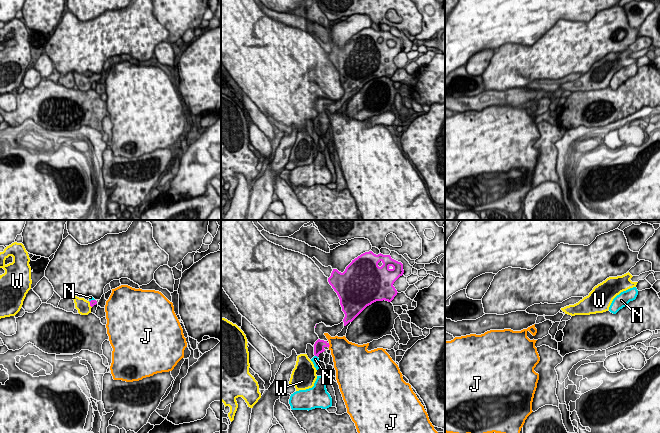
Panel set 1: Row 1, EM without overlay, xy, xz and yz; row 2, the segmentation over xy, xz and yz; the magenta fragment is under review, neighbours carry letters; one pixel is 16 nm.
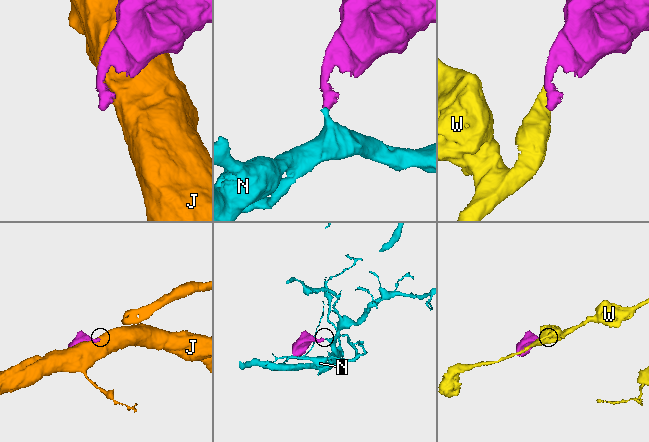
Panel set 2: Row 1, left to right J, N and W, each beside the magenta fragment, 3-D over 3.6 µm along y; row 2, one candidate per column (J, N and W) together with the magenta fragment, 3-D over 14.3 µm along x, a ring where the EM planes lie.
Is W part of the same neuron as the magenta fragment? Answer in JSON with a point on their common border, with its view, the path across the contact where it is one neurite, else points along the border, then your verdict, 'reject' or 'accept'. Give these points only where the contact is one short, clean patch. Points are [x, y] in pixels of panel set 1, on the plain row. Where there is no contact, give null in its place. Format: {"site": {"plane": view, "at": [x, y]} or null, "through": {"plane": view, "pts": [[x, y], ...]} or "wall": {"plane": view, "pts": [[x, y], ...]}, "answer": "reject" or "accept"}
{"site": {"plane": "xy", "at": [90, 80]}, "through": {"plane": "xy", "pts": [[93, 78], [90, 80], [83, 82]]}, "answer": "accept"}

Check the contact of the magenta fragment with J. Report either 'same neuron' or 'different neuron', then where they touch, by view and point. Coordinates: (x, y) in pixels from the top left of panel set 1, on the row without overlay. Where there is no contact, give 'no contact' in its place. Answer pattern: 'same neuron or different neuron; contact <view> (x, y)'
different neuron; contact xz (329, 121)

